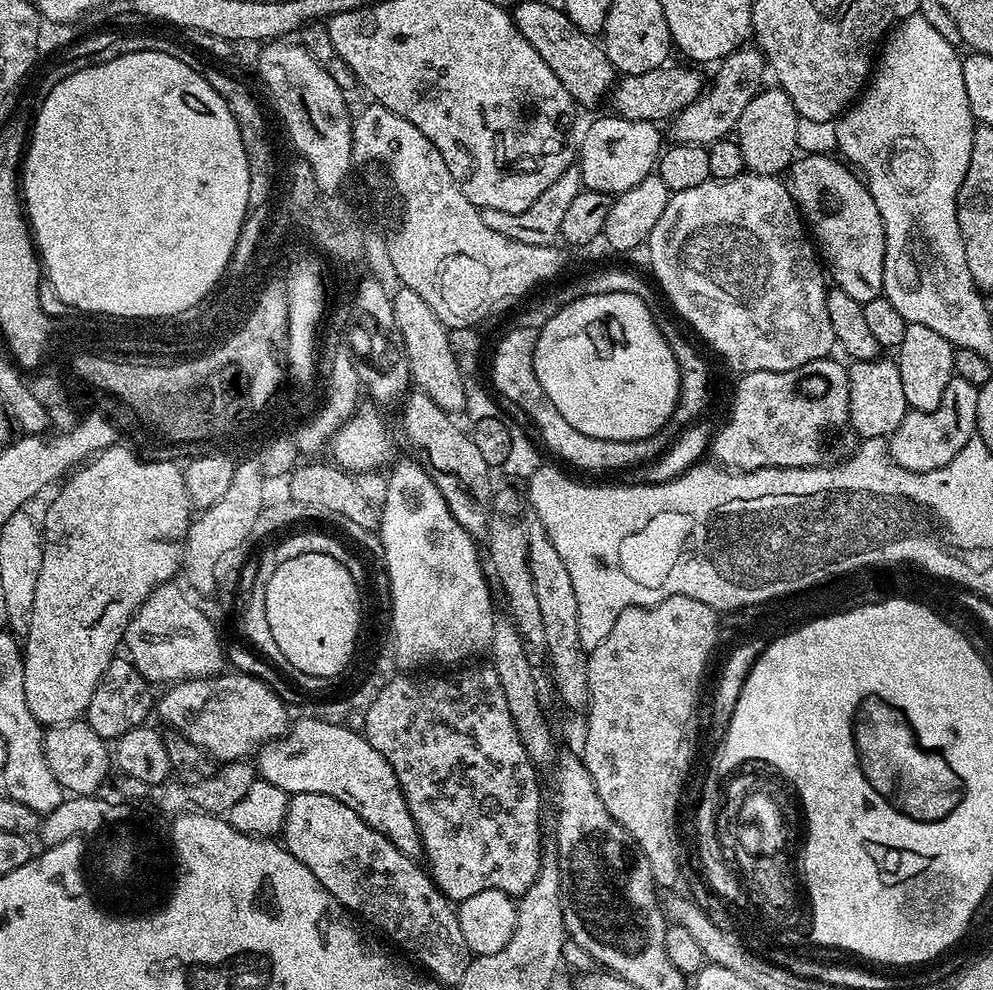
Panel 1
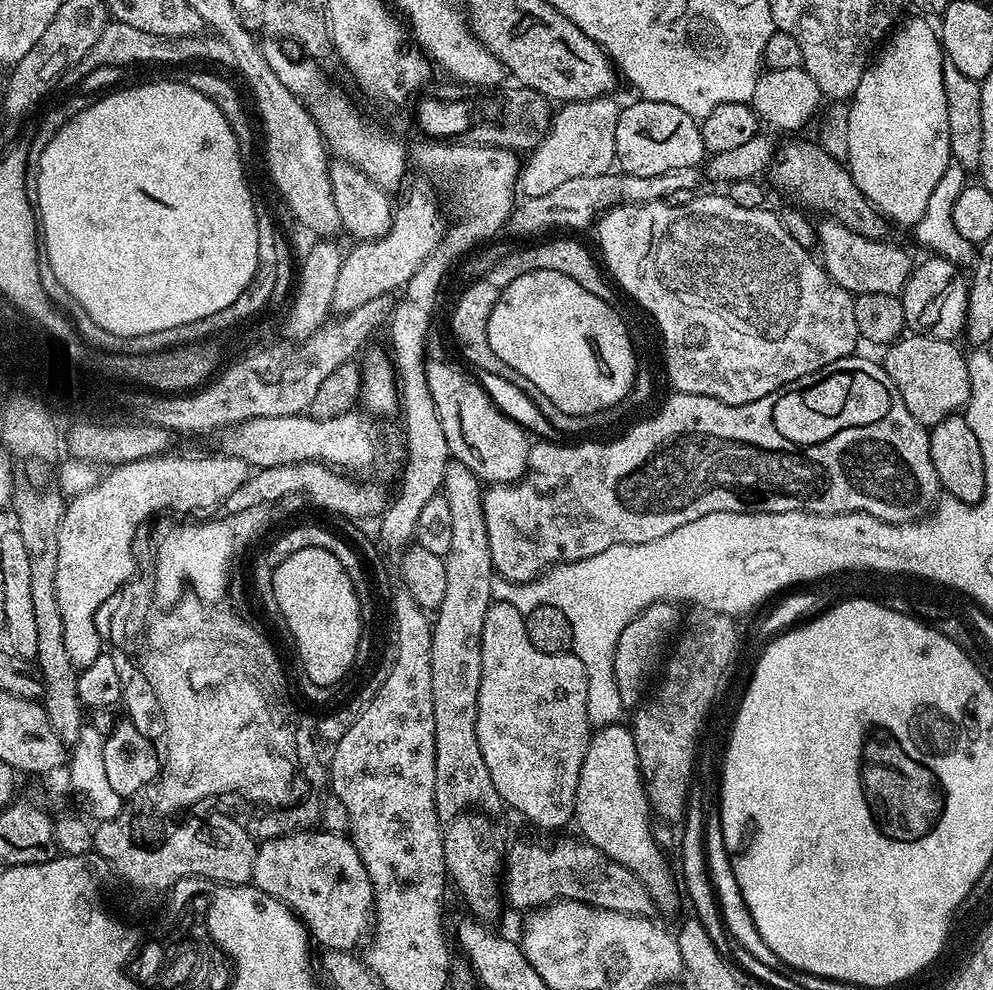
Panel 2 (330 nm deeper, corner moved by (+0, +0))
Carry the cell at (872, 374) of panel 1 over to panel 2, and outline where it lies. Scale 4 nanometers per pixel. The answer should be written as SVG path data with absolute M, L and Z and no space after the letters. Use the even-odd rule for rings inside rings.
M905 335L894 344L887 345L888 352L882 357L886 374L898 386L906 410L918 418L918 422L931 426L948 416L959 413L970 398L970 374L965 353L956 349L950 340L935 340L929 336Z

